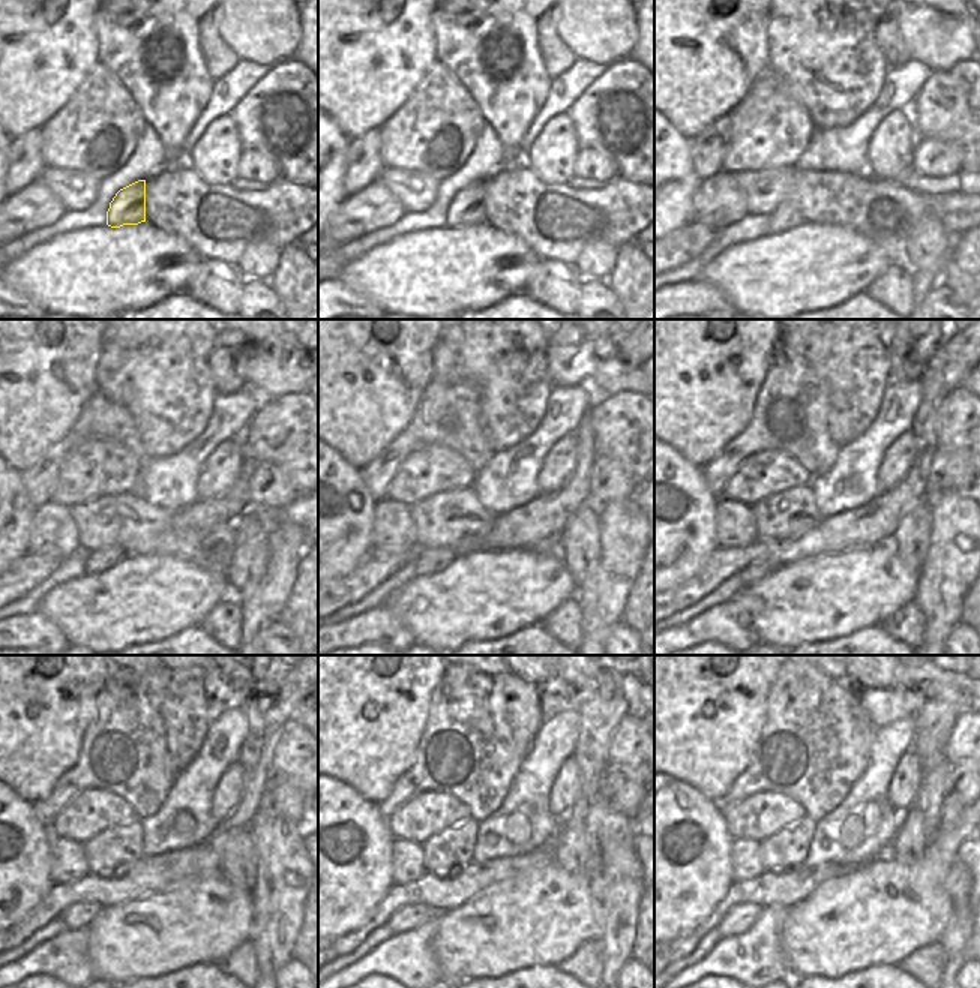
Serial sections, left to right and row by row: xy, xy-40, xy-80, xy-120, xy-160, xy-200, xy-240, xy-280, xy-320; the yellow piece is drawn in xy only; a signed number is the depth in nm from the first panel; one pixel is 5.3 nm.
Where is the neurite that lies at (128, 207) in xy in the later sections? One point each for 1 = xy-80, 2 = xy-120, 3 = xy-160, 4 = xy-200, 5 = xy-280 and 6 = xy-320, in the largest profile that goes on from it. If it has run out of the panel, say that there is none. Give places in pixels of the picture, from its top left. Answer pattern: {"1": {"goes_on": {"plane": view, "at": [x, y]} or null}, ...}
{"1": {"goes_on": {"plane": "xy-80", "at": [784, 218]}}, "2": {"goes_on": {"plane": "xy-120", "at": [98, 561]}}, "3": {"goes_on": {"plane": "xy-160", "at": [429, 561]}}, "4": {"goes_on": {"plane": "xy-200", "at": [754, 573]}}, "5": {"goes_on": {"plane": "xy-280", "at": [407, 918]}}, "6": {"goes_on": {"plane": "xy-320", "at": [737, 919]}}}

